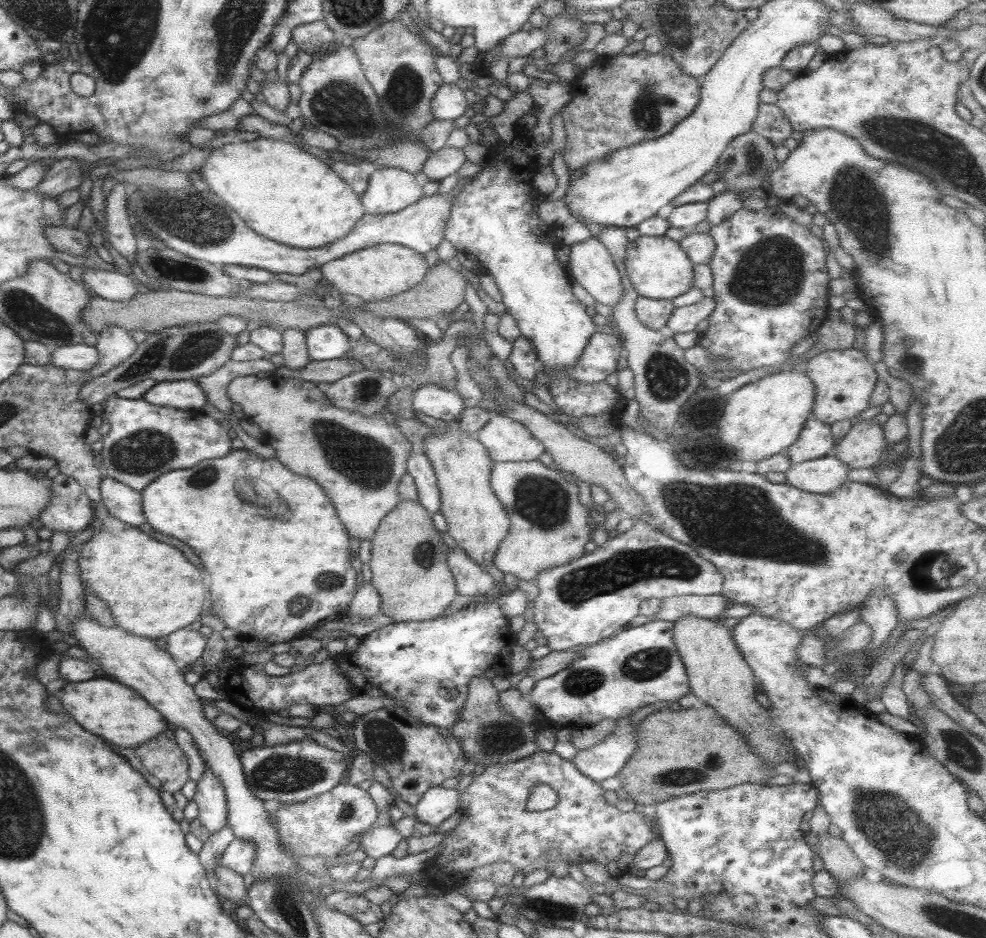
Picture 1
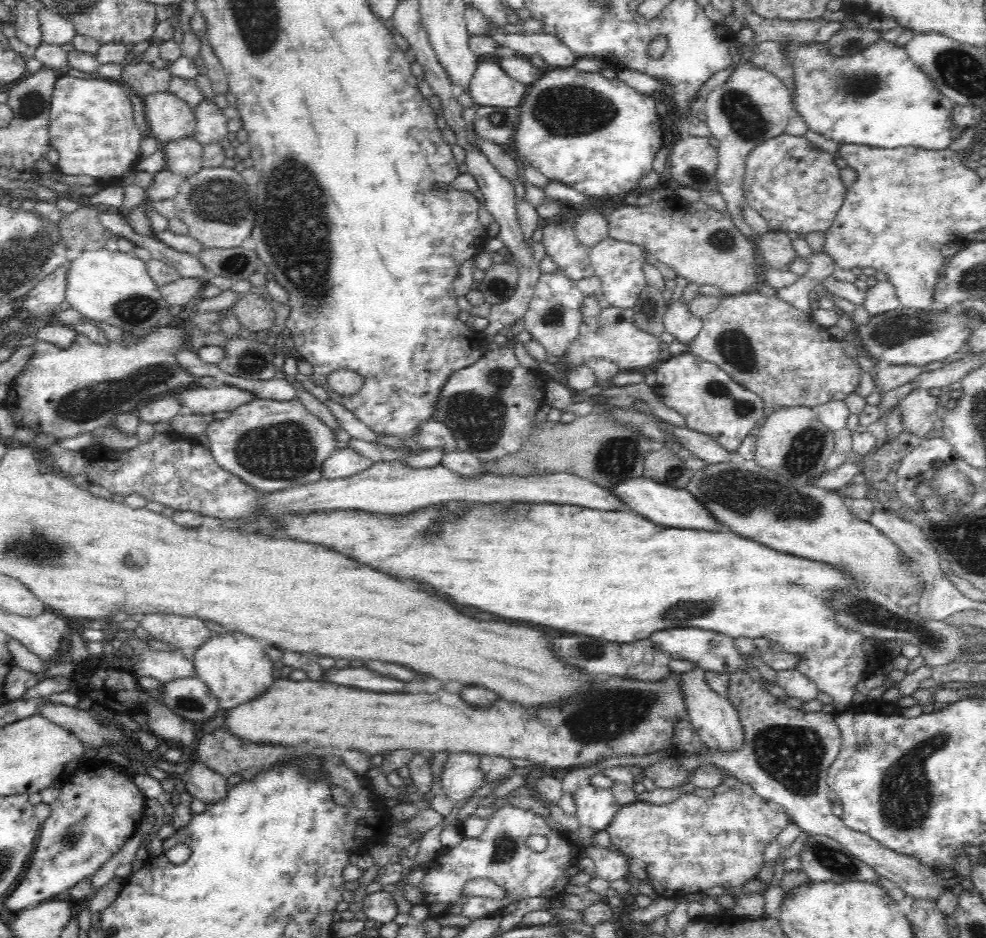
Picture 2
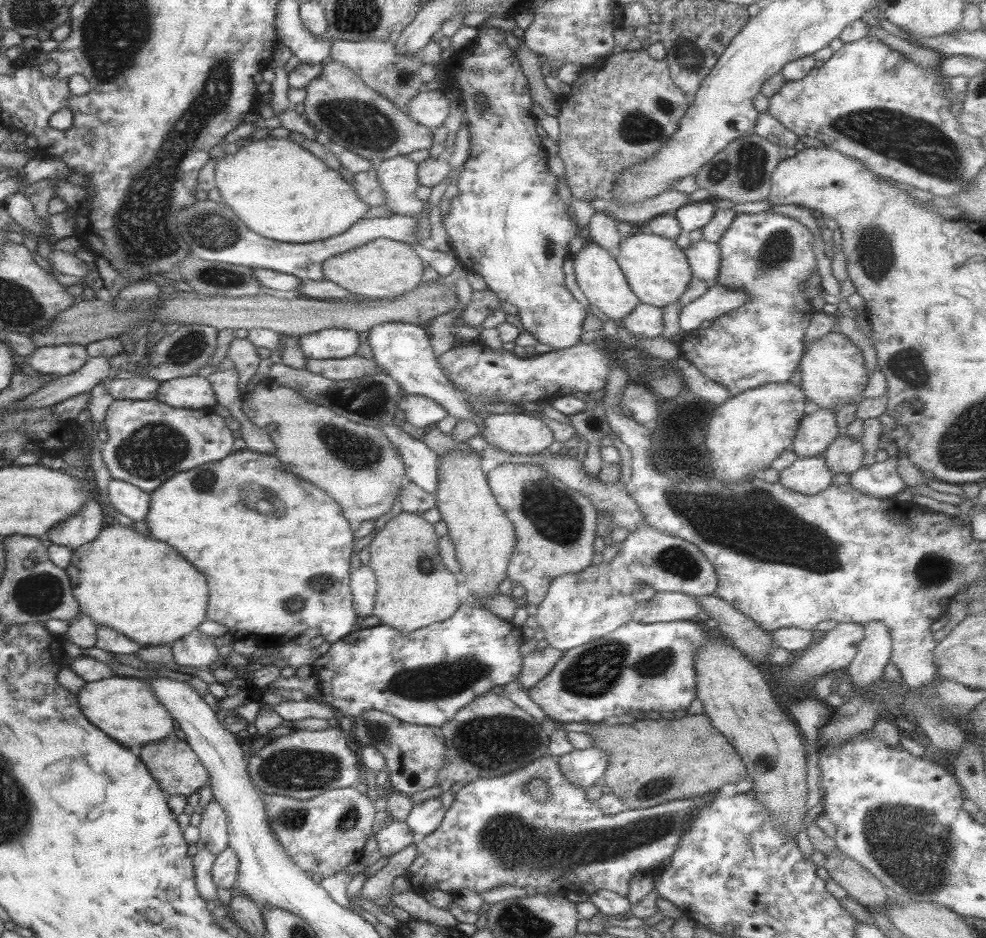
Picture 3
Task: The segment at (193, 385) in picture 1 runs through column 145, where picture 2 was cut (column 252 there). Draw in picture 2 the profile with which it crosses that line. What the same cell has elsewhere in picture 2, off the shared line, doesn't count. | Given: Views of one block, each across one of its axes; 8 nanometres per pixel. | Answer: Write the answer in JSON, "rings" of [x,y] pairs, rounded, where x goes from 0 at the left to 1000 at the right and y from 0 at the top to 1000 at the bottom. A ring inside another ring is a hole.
{"rings":[[[221,410],[215,414],[197,412],[181,418],[183,432],[197,442],[217,442],[220,439],[235,440],[241,433],[260,426],[251,416],[238,412]]]}

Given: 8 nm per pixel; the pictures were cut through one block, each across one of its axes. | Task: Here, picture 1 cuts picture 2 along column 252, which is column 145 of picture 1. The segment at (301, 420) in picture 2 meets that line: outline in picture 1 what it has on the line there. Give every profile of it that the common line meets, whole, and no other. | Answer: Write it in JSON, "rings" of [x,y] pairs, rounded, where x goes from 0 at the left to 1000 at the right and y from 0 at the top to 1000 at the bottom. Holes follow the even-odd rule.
{"rings":[[[119,422],[111,423],[103,432],[103,443],[112,452],[112,461],[99,474],[104,489],[101,502],[105,509],[140,525],[168,503],[195,499],[207,490],[223,489],[236,479],[232,459],[213,443]]]}

